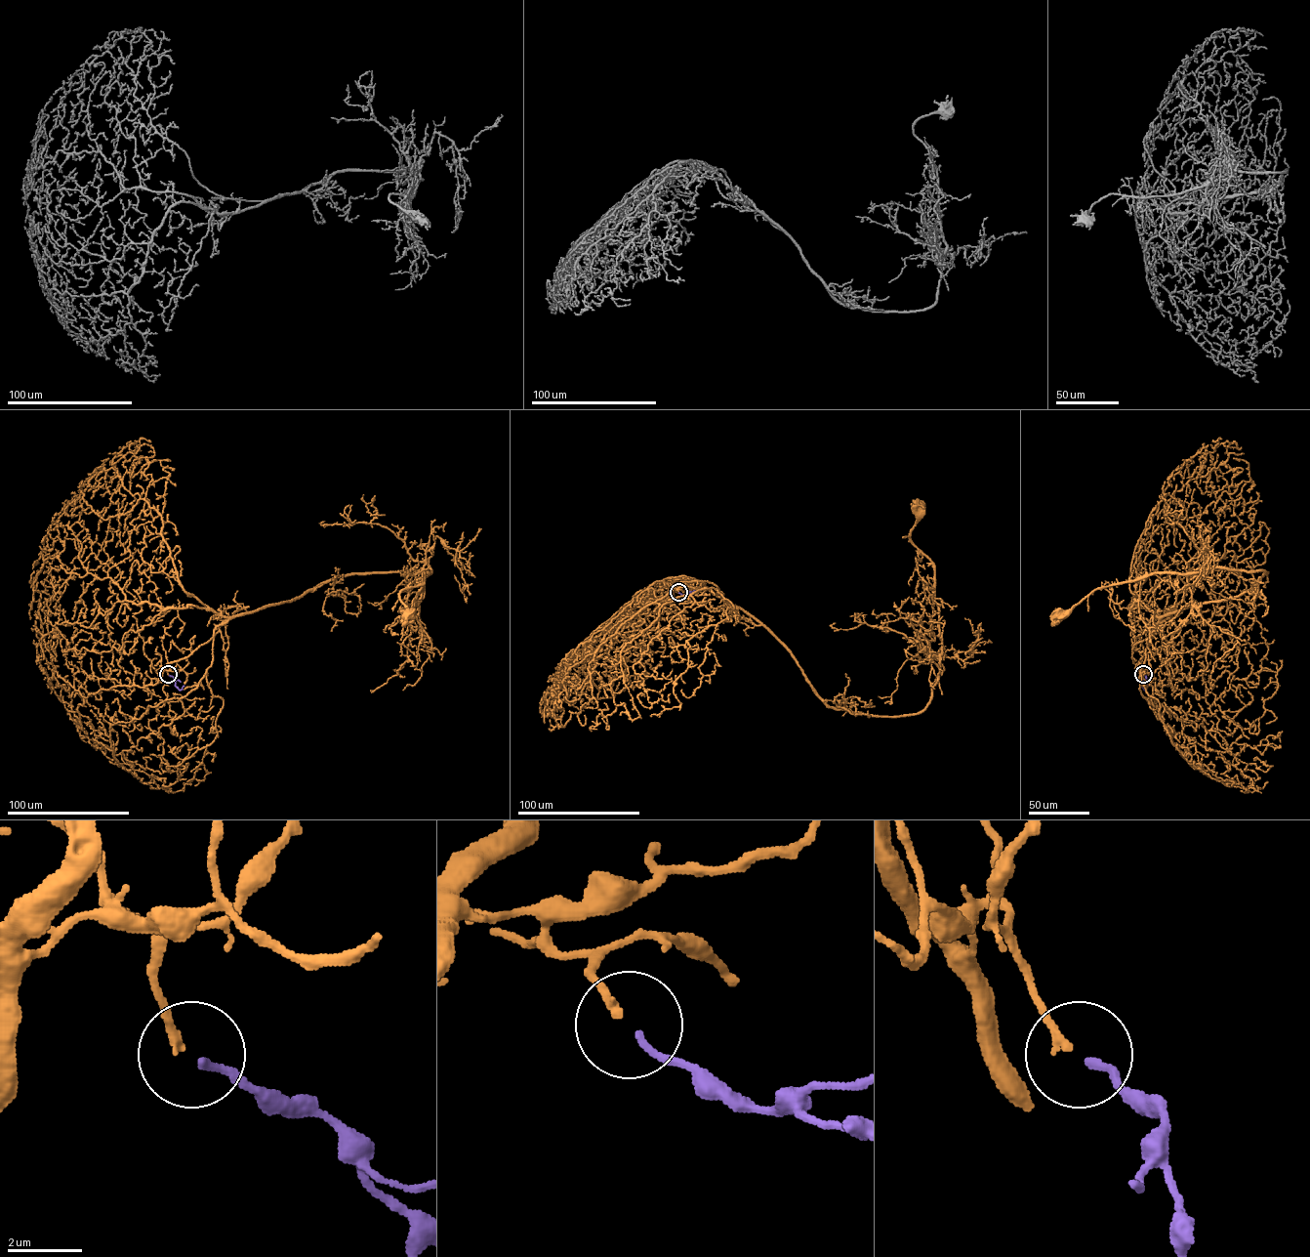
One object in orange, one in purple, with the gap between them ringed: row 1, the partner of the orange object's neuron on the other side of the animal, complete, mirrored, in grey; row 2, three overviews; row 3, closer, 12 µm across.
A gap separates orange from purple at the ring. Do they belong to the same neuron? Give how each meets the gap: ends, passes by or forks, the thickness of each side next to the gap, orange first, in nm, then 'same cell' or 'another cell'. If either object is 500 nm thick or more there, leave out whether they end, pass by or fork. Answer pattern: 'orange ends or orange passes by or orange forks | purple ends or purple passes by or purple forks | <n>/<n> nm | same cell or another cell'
orange ends | purple ends | 240/200 nm | same cell

